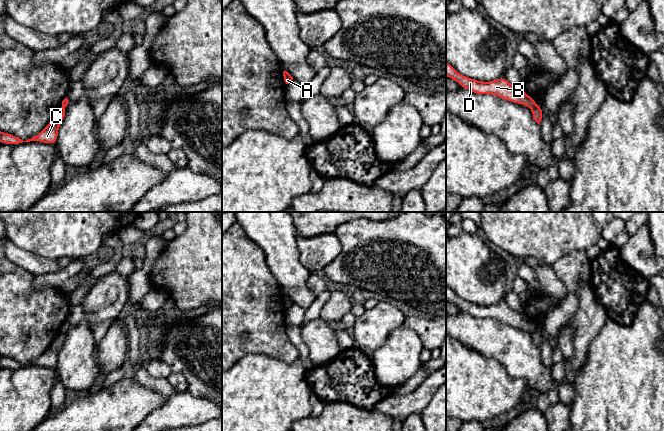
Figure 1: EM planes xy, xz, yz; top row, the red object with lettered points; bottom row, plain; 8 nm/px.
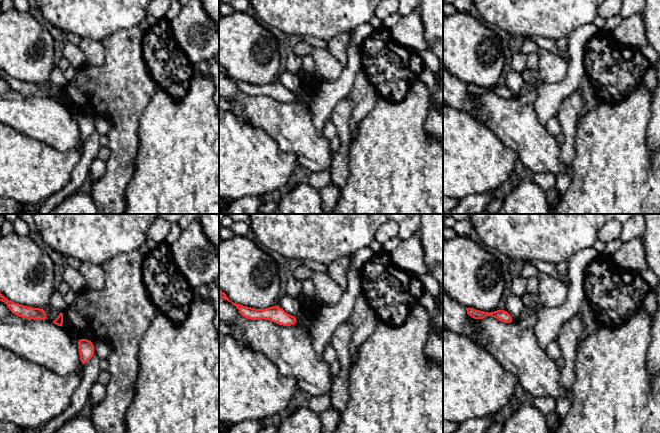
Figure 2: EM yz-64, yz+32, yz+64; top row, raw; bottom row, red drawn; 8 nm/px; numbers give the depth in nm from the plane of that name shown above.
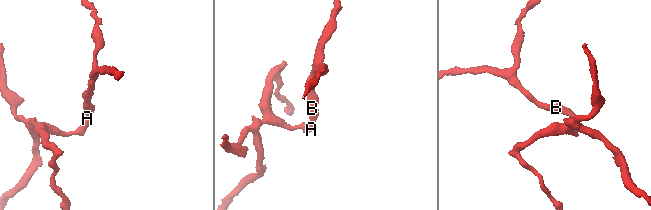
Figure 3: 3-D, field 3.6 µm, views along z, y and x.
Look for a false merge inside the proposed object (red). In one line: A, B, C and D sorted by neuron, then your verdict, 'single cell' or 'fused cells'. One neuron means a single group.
A C / B D | fused cells

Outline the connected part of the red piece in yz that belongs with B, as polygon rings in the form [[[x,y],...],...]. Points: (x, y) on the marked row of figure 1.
[[[447,61],[446,75],[451,79],[456,80],[462,88],[468,89],[473,93],[496,95],[502,99],[528,107],[536,105],[536,102],[528,96],[523,89],[511,85],[504,76],[496,81],[476,81],[458,73]]]

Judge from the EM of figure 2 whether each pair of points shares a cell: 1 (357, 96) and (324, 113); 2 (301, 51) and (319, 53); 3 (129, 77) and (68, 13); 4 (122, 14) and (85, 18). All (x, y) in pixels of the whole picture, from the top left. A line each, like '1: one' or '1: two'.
1: two
2: two
3: two
4: one

